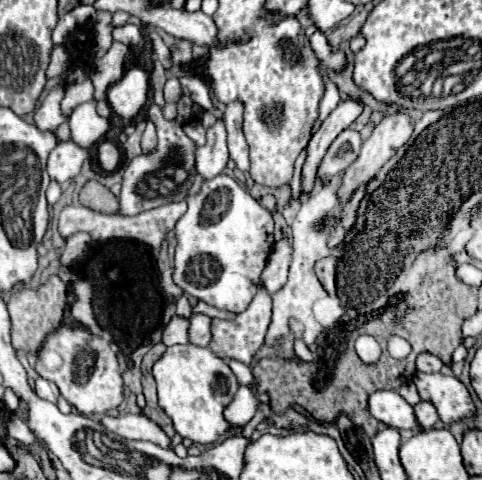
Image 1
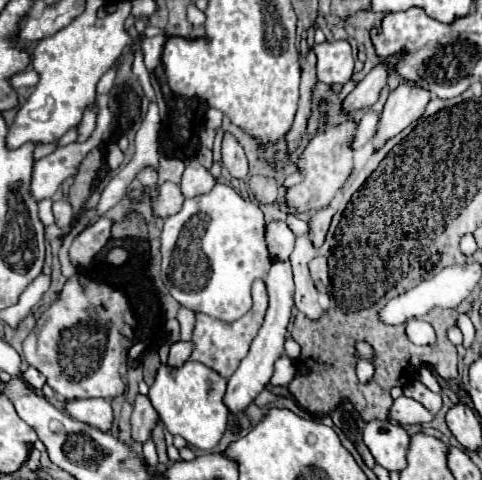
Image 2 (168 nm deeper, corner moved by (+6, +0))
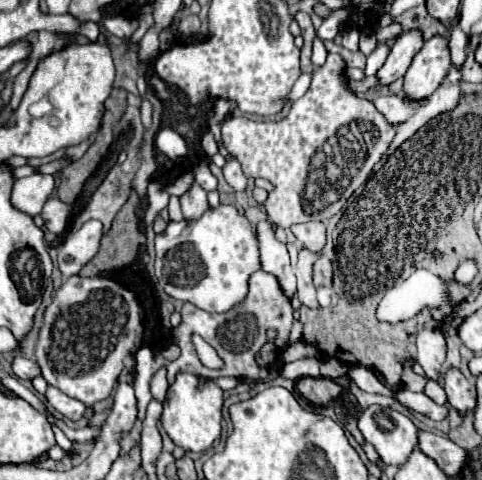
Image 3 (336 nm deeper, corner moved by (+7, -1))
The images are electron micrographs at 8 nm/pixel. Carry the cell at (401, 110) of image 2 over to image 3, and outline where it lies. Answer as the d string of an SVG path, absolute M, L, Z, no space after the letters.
M433 35L421 51L415 55L411 67L405 73L403 91L411 99L425 99L439 87L445 79L451 59L449 59L449 37Z

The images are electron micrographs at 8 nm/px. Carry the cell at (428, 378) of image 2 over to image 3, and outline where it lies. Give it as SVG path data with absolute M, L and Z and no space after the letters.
M423 329L417 333L415 361L425 369L429 379L437 379L445 361L445 337L441 329Z

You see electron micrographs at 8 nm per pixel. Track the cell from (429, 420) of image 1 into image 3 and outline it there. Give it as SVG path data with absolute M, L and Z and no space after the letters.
M429 379L429 381L427 381L425 395L427 395L427 397L431 397L431 399L433 399L435 403L439 403L439 405L445 405L445 403L447 403L447 397L445 397L443 387L441 387L437 381L433 381L433 379Z

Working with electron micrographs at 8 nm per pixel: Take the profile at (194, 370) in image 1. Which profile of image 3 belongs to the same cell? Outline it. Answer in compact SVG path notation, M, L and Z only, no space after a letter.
M179 373L175 383L167 391L161 425L171 437L171 441L181 449L185 449L187 453L203 453L221 435L221 409L223 409L223 391L213 381L203 383L197 375Z

